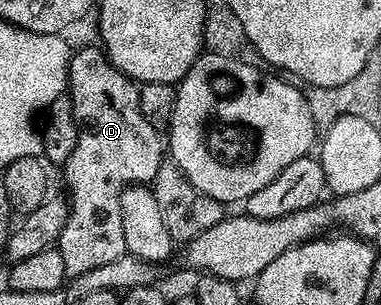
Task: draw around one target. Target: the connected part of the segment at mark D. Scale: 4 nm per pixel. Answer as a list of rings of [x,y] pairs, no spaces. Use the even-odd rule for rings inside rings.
[[[95,47],[76,50],[71,56],[71,64],[67,67],[67,91],[71,111],[80,128],[77,145],[65,164],[67,187],[71,190],[71,195],[69,194],[65,229],[61,233],[57,249],[65,261],[67,274],[71,277],[97,269],[109,261],[116,261],[127,253],[125,233],[121,233],[121,193],[132,185],[150,184],[157,177],[158,167],[165,160],[165,143],[160,132],[153,125],[149,125],[145,117],[141,117],[140,84],[112,65],[106,51]]]

